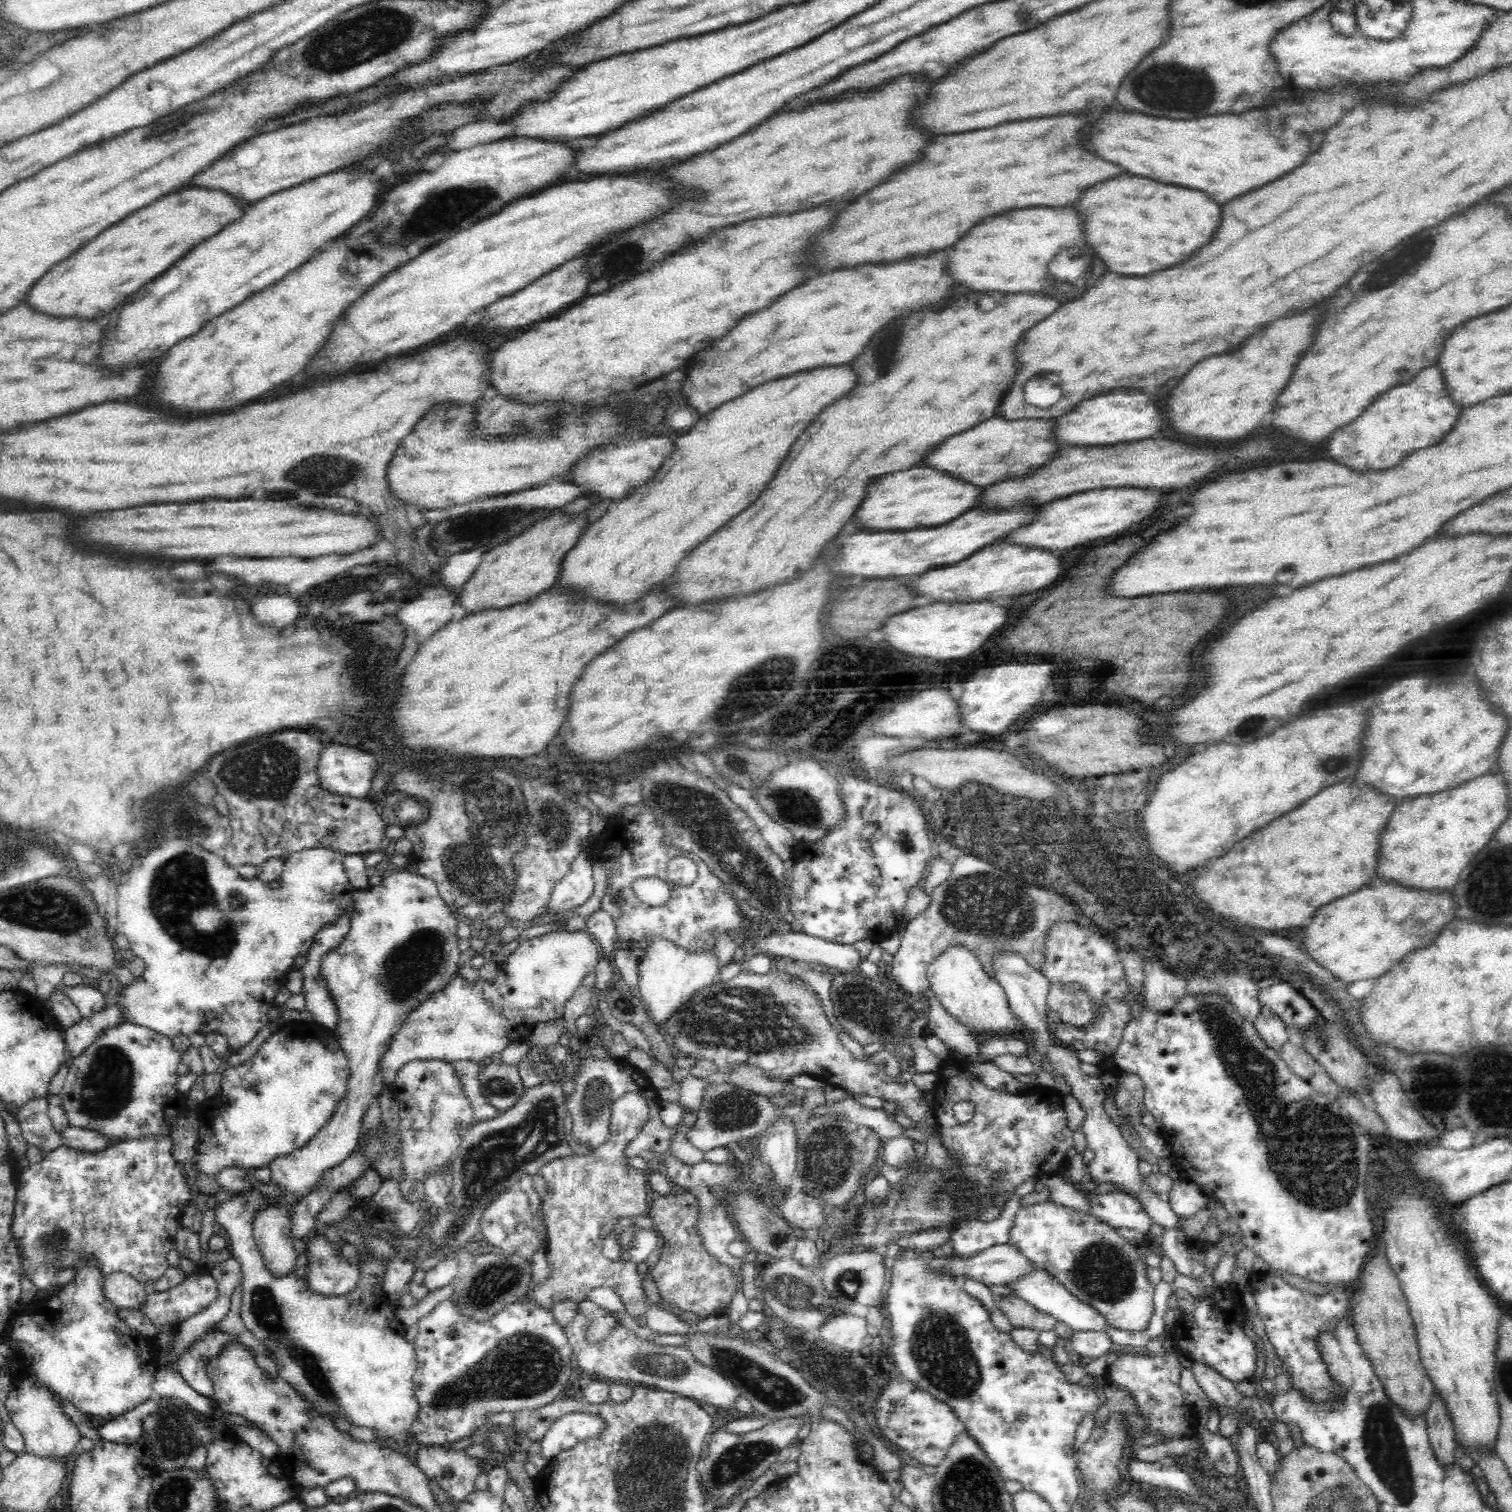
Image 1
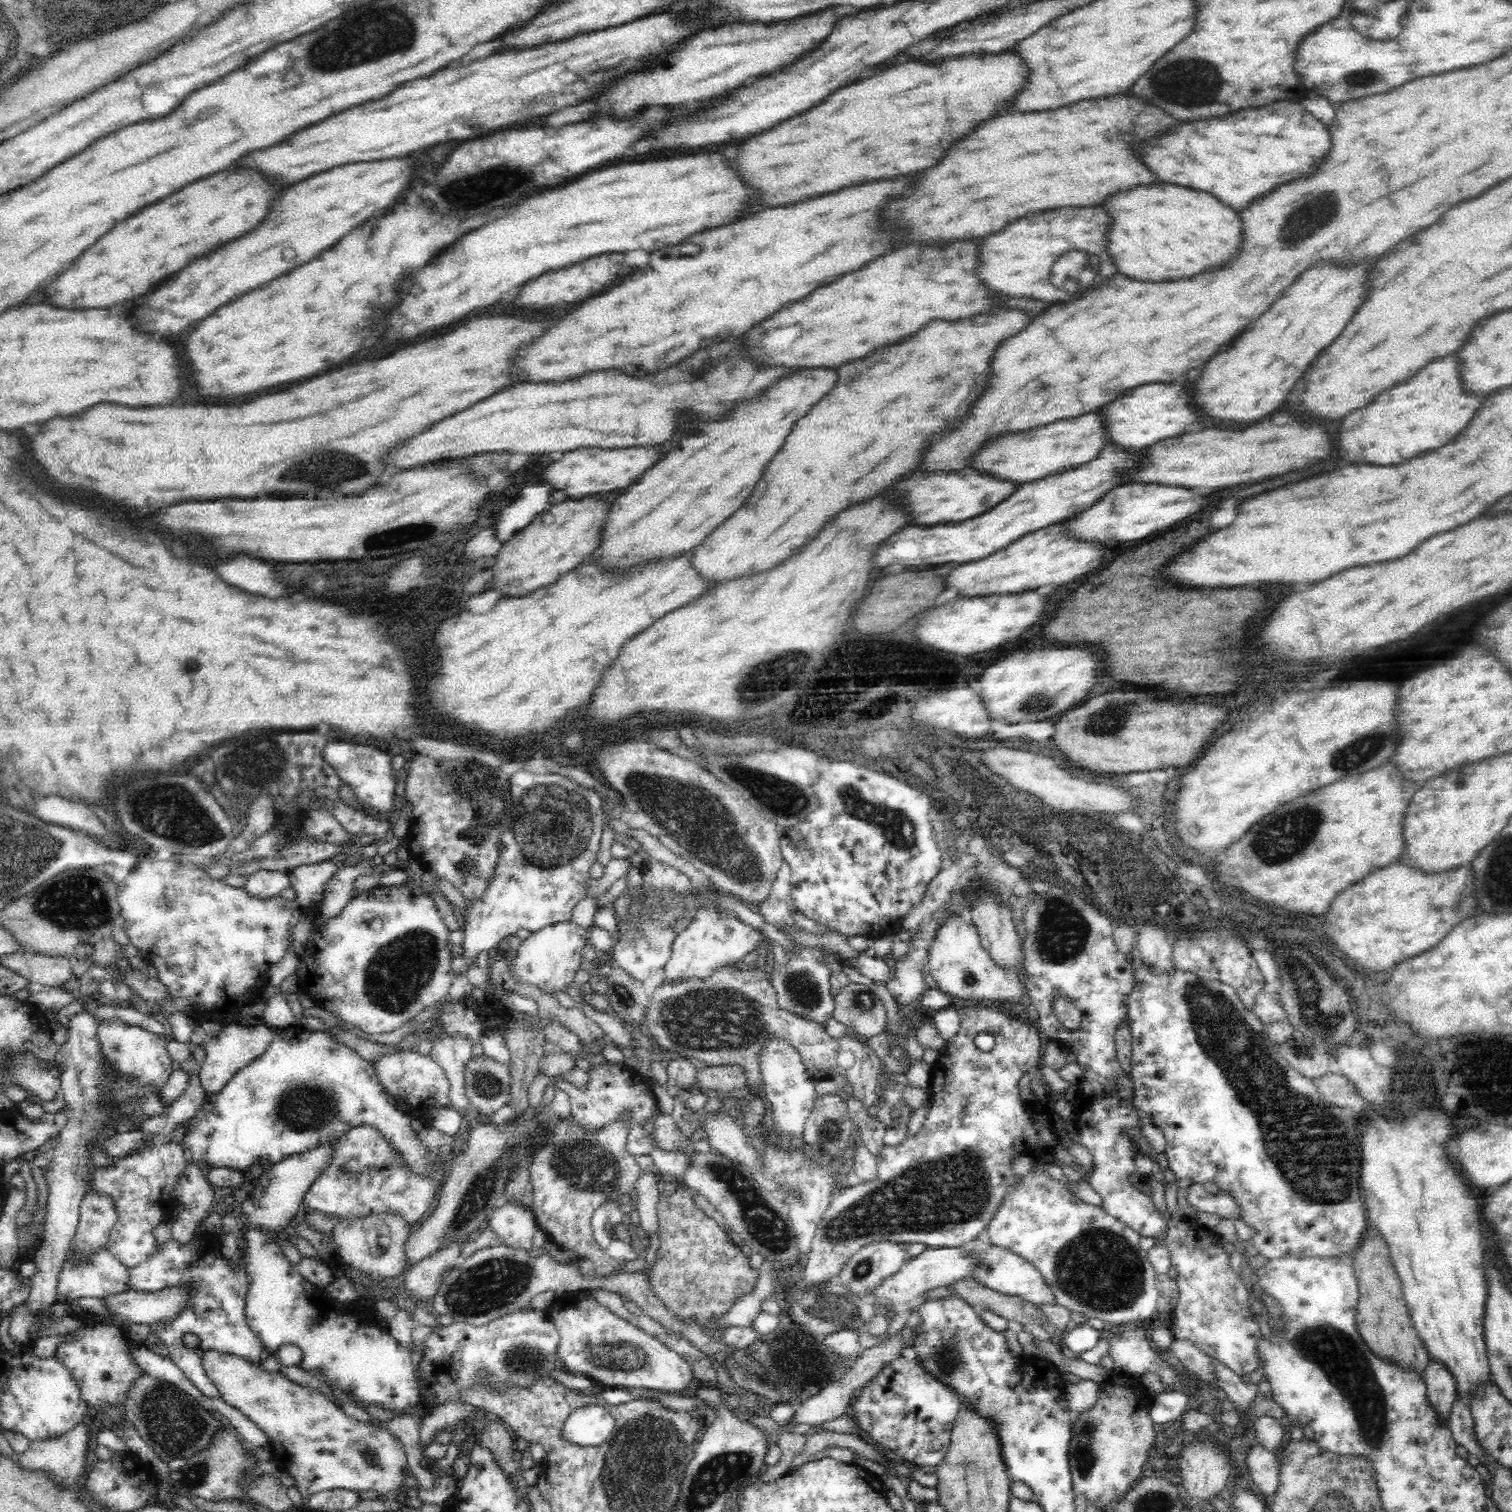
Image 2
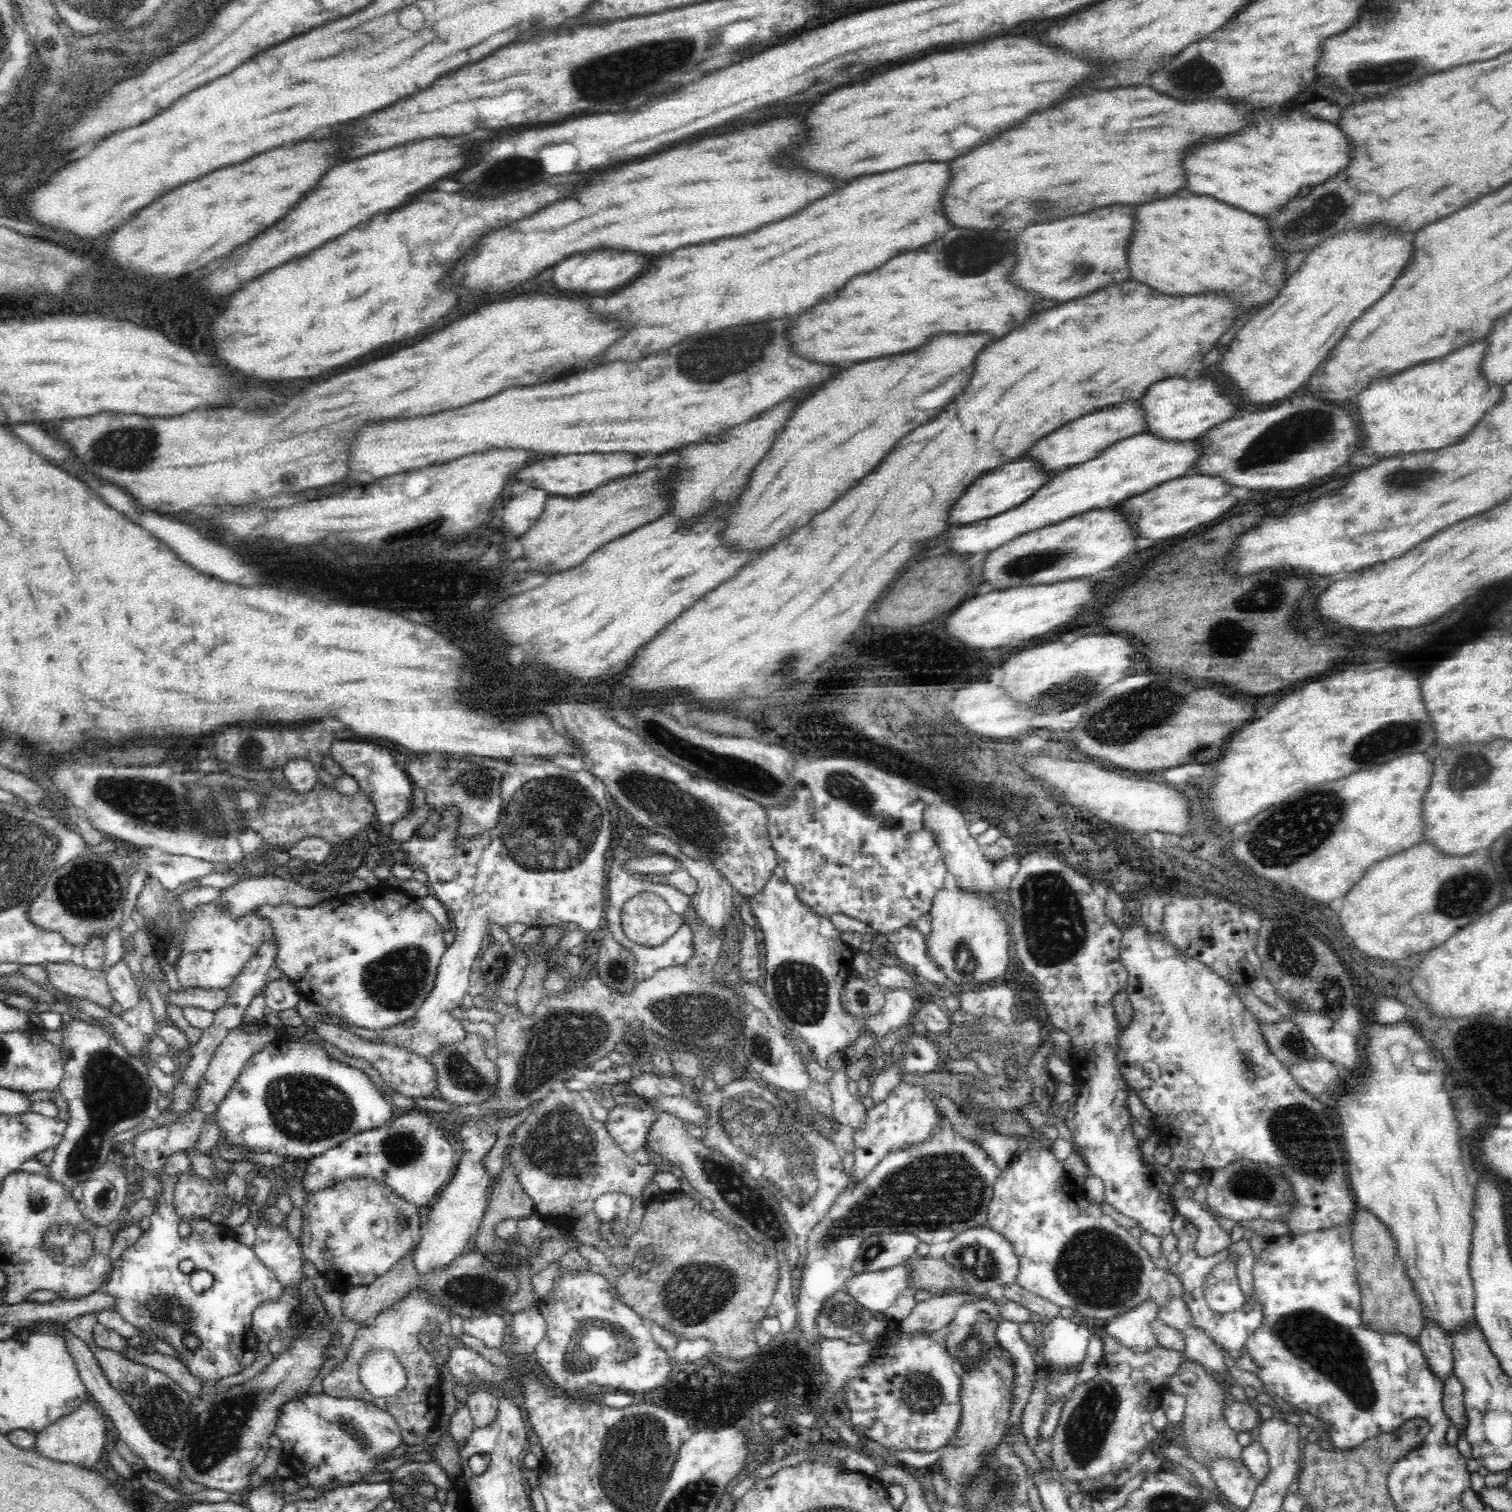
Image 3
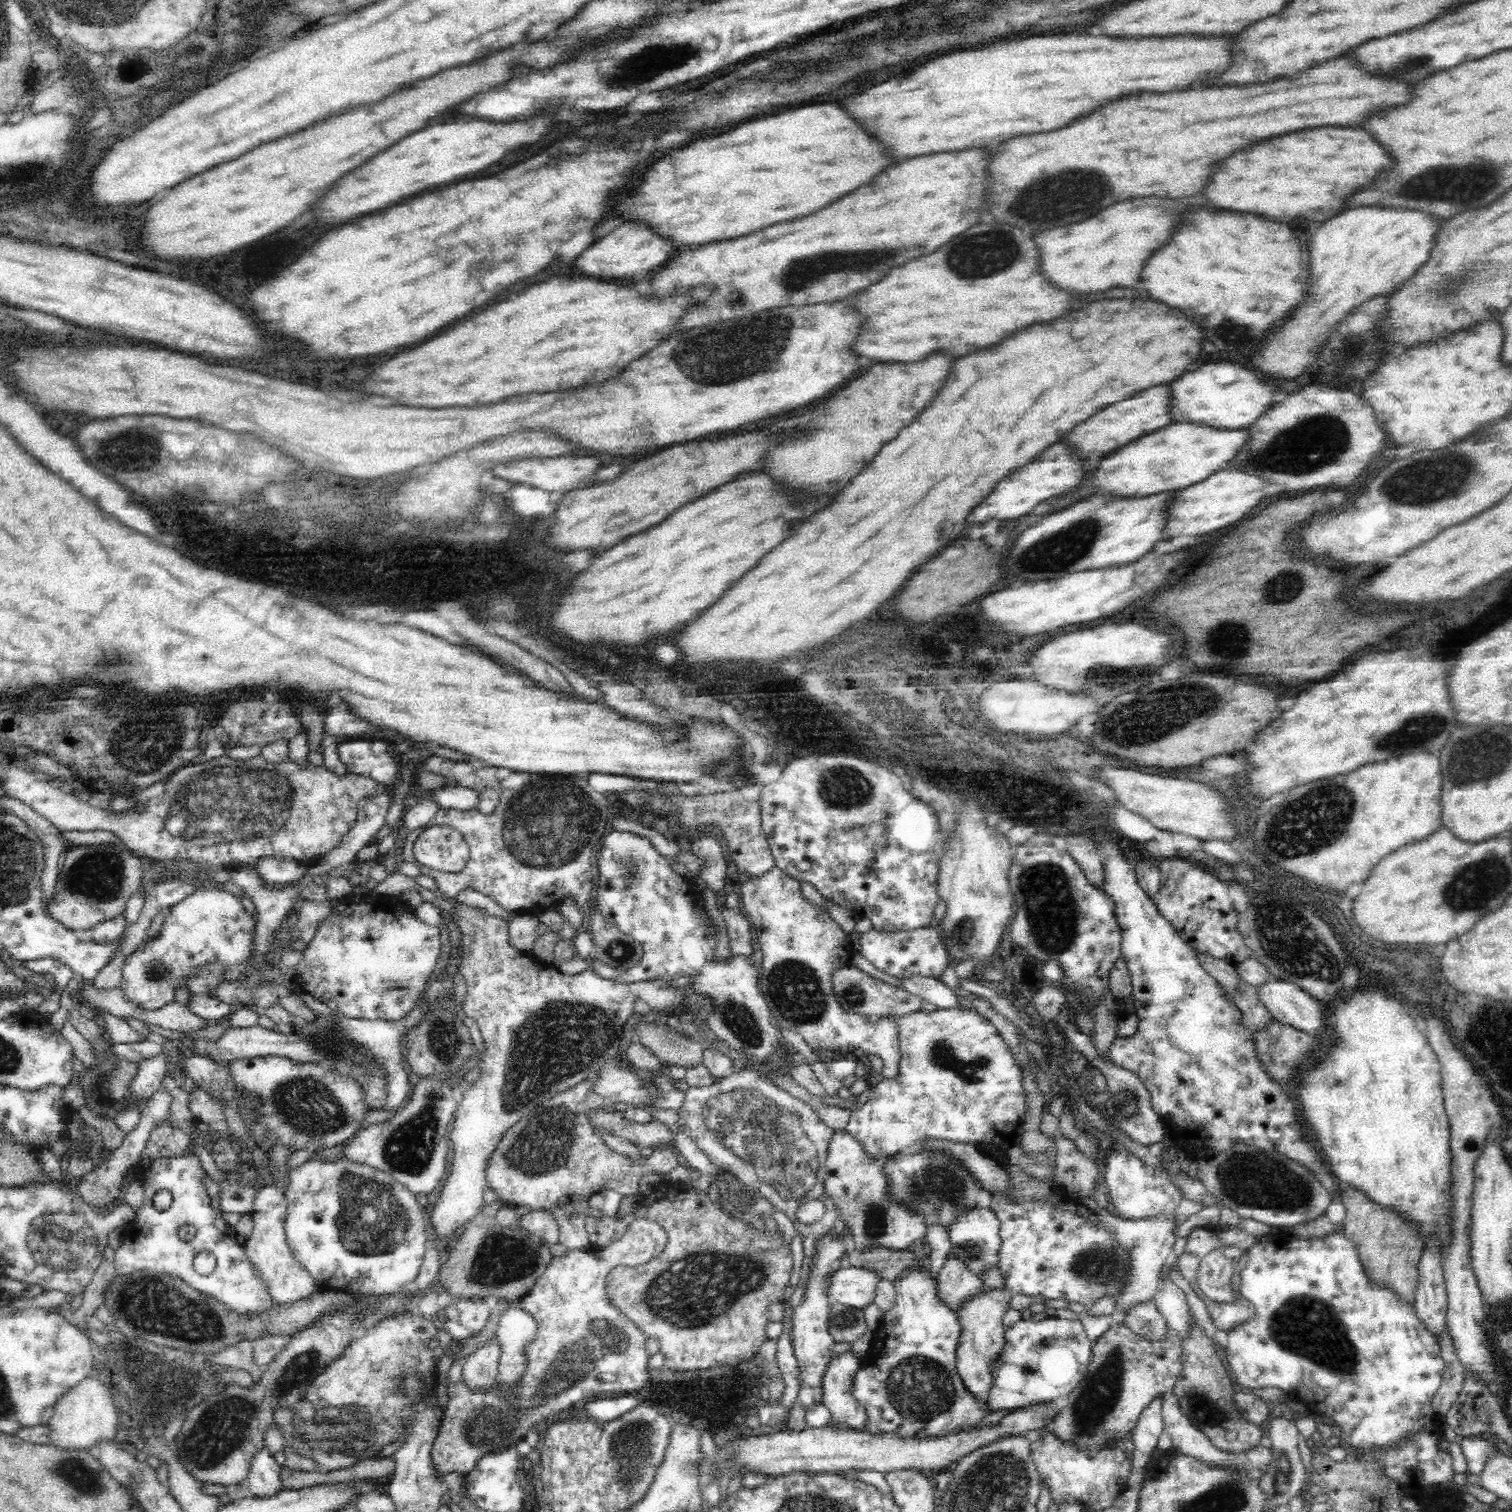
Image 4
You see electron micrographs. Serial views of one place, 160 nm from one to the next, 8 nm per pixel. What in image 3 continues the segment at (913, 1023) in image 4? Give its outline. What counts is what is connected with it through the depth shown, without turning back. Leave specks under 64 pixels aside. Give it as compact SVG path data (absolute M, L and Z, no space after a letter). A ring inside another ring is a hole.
M912 1034L908 1038L908 1048L904 1050L904 1062L902 1068L908 1070L910 1074L924 1074L924 1072L938 1072L936 1070L936 1060L938 1060L938 1046L930 1042L924 1036ZM900 1084L896 1086L884 1102L874 1106L868 1112L868 1122L865 1127L854 1131L855 1142L855 1170L849 1182L854 1184L863 1180L880 1163L880 1160L893 1150L922 1144L926 1139L932 1138L936 1124L941 1122L941 1114L932 1104L932 1092L926 1092L920 1086Z

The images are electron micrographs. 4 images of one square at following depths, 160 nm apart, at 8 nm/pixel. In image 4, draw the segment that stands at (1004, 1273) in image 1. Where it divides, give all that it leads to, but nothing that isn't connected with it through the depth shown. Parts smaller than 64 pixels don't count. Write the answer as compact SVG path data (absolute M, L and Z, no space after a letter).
M840 1268L827 1280L830 1304L864 1309L875 1302L881 1280L868 1268Z

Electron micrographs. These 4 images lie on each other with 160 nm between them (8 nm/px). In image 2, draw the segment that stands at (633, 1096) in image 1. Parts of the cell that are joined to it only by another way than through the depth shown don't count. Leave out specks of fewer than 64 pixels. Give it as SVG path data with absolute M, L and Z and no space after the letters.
M626 1119L614 1120L594 1132L581 1128L577 1122L568 1124L564 1120L562 1124L551 1127L549 1139L536 1147L529 1168L530 1183L534 1188L530 1209L537 1227L548 1235L554 1245L576 1253L578 1259L590 1260L600 1276L617 1275L626 1266L625 1261L605 1255L593 1238L591 1222L595 1210L602 1204L616 1202L620 1196L629 1198L633 1191L636 1192L636 1182L643 1171L635 1157L628 1153L629 1130Z

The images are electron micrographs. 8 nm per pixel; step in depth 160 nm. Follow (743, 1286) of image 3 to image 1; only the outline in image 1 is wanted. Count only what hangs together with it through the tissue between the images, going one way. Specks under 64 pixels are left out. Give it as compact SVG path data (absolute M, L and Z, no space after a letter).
M684 1192L680 1196L662 1195L652 1204L647 1217L652 1219L654 1231L664 1240L660 1256L651 1269L652 1282L666 1304L704 1318L728 1308L736 1289L732 1269L718 1263L702 1247L702 1240L696 1231L699 1213L697 1199L691 1193Z

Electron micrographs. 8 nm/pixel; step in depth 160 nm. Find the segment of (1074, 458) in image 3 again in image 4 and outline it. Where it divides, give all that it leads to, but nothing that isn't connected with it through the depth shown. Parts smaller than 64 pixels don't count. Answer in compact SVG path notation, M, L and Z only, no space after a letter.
M1154 385L1153 387L1142 389L1135 397L1122 400L1118 404L1109 404L1088 420L1084 420L1068 432L1058 443L1069 442L1077 452L1087 459L1095 453L1103 456L1116 451L1122 446L1126 446L1132 440L1136 440L1150 432L1164 428L1173 422L1172 413L1169 411L1169 402L1172 398L1172 389L1169 385Z

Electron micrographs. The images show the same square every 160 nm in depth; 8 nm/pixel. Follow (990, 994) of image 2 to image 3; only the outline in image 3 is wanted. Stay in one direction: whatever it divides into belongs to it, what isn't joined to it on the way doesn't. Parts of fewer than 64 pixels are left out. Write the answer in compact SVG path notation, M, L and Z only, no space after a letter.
M964 889L939 890L934 897L929 913L932 915L931 931L926 940L928 958L932 959L944 974L948 985L985 985L992 982L999 984L1004 972L1010 972L1008 957L1008 941L1011 938L1009 920L1005 920L1000 909L996 907L996 900L988 893L967 893Z

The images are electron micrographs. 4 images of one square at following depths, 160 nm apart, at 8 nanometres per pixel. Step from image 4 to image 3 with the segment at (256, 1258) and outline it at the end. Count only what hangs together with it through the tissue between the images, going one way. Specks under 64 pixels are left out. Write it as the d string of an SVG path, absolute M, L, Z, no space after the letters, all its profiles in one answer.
M253 1217L256 1237L252 1244L255 1255L279 1280L281 1287L300 1285L302 1276L301 1247L298 1246L287 1228L276 1224L259 1224Z

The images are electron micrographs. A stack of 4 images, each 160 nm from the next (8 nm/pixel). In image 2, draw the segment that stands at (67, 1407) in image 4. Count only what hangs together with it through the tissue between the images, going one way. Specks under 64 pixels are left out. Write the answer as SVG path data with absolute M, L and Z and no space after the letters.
M80 1423L63 1436L30 1443L18 1459L21 1460L24 1468L41 1470L52 1477L58 1485L72 1487L80 1478L86 1480L86 1468L84 1468L86 1466L86 1448L88 1448L88 1426Z

